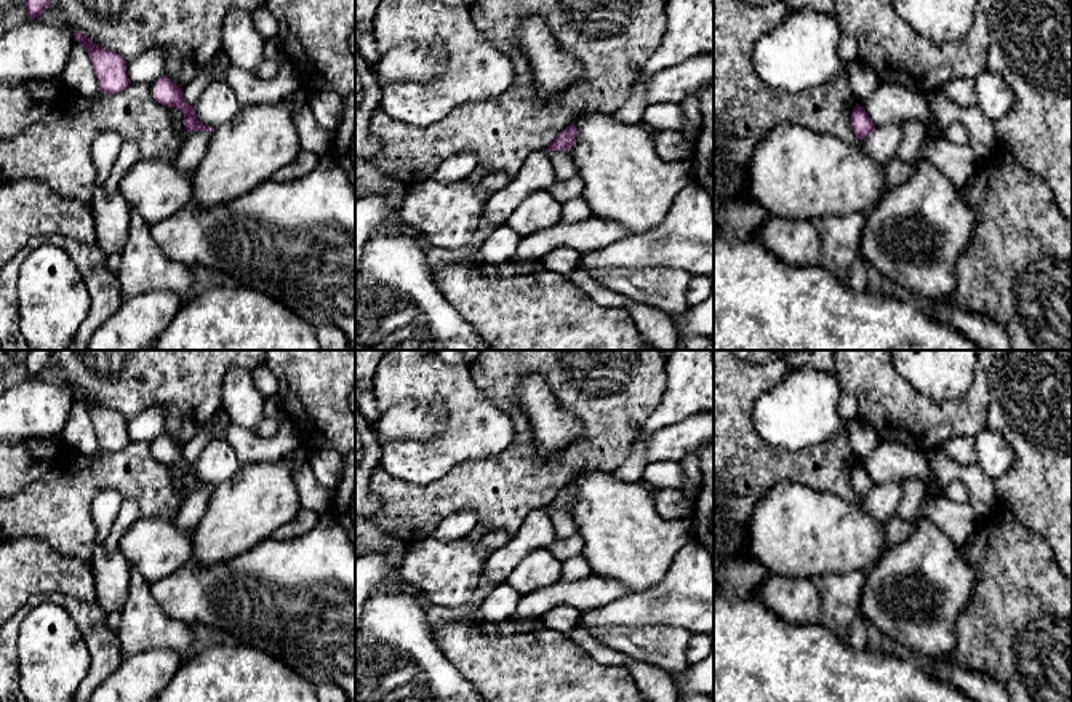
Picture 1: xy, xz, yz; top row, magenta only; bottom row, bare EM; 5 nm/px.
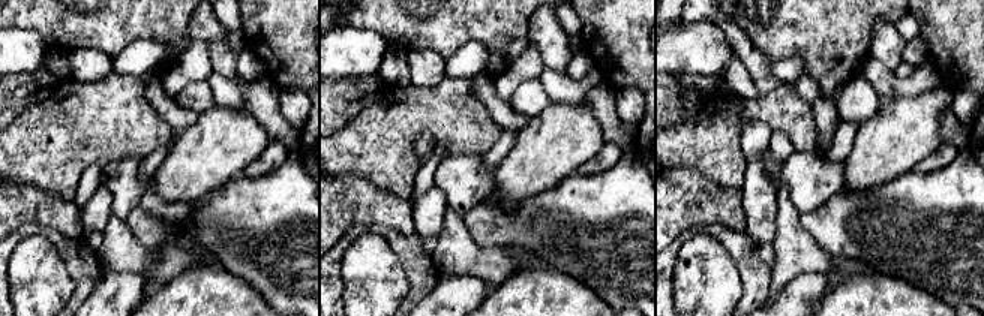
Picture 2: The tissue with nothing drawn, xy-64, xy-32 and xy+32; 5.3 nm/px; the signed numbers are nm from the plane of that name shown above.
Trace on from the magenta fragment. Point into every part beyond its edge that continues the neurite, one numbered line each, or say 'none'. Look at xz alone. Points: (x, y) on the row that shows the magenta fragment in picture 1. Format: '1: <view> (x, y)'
none

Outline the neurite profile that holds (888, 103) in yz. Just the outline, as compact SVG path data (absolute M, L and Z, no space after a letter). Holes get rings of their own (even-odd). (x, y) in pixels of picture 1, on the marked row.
M878 83L870 96L858 99L856 104L866 109L875 126L882 126L888 122L904 123L915 120L925 128L925 144L933 146L938 139L946 136L946 131L934 128L926 96L904 86Z

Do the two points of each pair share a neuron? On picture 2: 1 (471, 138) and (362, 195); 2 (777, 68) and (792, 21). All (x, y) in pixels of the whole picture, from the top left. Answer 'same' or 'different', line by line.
1: different
2: different

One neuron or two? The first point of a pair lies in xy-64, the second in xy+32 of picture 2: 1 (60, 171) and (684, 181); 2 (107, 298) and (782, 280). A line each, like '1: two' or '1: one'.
1: two
2: two

